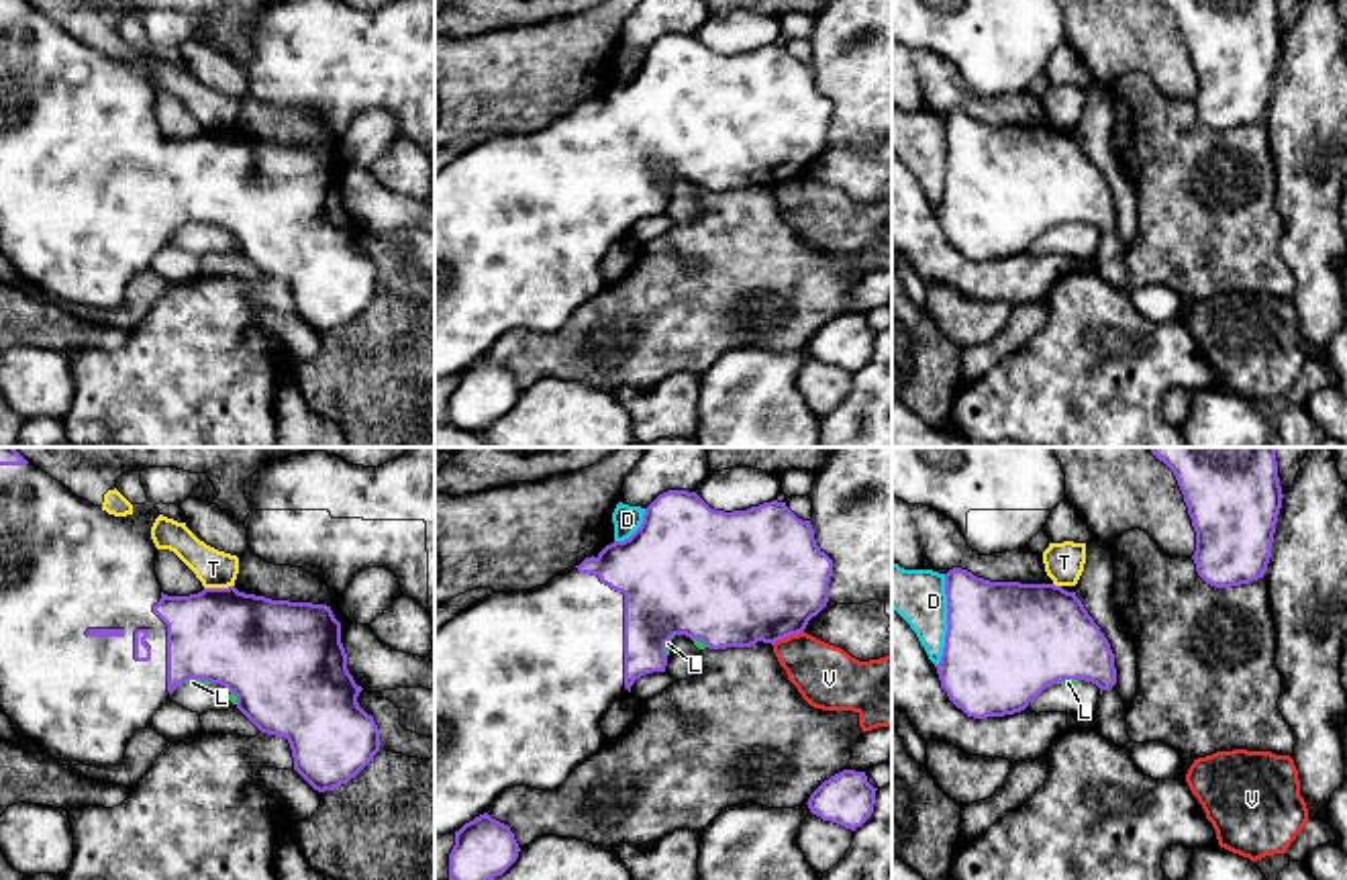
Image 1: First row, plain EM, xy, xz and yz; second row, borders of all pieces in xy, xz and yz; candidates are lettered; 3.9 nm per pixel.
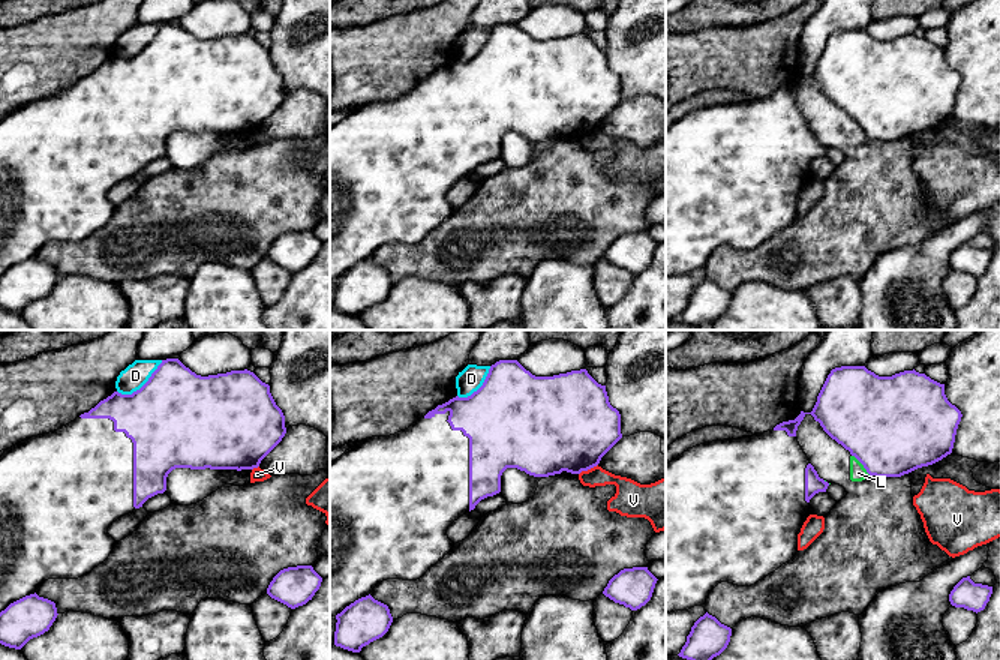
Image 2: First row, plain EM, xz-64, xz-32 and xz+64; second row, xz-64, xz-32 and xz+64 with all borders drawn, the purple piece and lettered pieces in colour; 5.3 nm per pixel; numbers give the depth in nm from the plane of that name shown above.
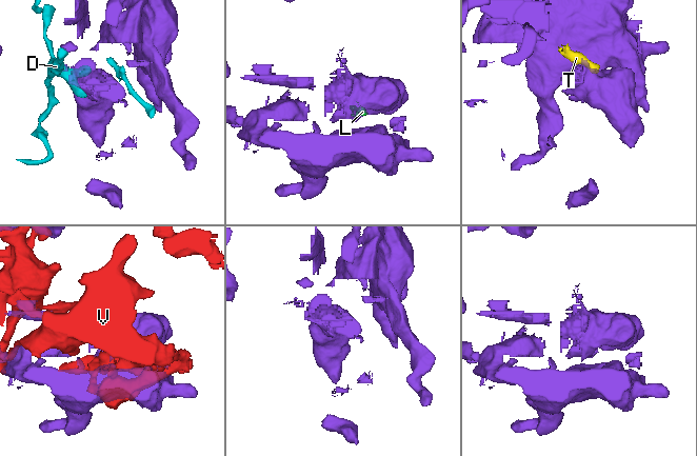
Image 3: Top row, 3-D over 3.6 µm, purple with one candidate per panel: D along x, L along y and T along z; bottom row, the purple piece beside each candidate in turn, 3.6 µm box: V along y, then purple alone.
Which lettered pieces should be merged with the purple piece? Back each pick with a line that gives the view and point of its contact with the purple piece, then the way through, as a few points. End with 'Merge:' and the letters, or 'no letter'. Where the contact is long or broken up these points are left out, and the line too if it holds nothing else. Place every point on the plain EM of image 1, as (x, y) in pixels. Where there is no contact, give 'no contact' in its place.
Merge: no letter

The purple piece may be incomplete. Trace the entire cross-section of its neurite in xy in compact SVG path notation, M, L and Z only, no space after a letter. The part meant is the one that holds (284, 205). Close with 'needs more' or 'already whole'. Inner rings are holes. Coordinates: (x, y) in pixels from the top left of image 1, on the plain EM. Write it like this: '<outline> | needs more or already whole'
M0 0L0 253L10 261L12 274L20 288L35 296L51 296L55 302L65 302L71 308L118 308L124 302L131 280L149 270L153 257L169 243L169 237L190 225L202 223L220 227L237 239L237 251L267 278L284 280L290 286L294 312L318 335L339 331L355 321L380 294L380 272L371 257L367 257L357 239L363 233L355 227L347 212L347 196L341 186L341 165L335 161L331 149L312 145L271 143L265 139L239 135L229 131L204 131L190 139L167 139L161 135L155 118L157 90L151 82L151 69L159 59L155 51L163 47L182 47L186 41L202 41L214 47L218 35L206 16L190 16L178 10L145 10L141 27L147 35L145 47L133 47L127 59L114 59L100 49L78 41L61 25L53 22L24 0Z | needs more

